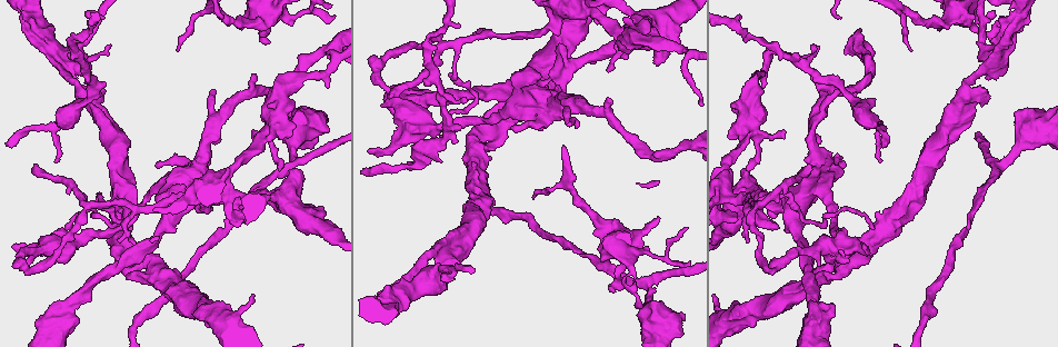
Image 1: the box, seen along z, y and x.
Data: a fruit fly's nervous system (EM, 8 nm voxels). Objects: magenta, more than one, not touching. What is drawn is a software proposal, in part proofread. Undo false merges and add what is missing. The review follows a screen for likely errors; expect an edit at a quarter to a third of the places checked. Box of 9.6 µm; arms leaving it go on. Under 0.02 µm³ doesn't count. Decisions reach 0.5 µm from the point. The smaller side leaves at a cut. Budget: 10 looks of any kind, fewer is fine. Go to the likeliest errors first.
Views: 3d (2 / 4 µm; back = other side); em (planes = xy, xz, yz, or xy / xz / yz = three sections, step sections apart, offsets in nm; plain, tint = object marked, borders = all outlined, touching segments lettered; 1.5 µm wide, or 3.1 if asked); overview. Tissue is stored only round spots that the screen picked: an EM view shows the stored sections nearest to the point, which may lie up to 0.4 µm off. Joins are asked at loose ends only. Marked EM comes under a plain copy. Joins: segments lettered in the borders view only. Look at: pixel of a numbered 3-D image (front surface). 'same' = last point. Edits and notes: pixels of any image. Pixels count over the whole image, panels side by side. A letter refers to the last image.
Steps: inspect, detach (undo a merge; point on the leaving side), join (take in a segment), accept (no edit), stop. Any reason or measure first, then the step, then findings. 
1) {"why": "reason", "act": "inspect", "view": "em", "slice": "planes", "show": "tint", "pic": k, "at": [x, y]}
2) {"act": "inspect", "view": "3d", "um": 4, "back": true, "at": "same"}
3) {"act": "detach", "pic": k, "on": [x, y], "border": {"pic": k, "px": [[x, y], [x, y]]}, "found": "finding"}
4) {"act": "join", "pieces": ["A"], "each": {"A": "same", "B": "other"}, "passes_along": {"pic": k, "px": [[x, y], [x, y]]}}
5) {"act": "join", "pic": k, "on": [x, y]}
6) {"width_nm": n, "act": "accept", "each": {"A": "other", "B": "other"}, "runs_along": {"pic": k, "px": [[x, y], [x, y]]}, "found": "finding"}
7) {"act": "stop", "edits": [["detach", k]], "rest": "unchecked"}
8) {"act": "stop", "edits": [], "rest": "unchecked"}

{"why": "sharp bend", "act": "inspect", "view": "em", "slice": "xy", "step": 8, "show": "tint", "pic": 1, "at": [1006, 163]}

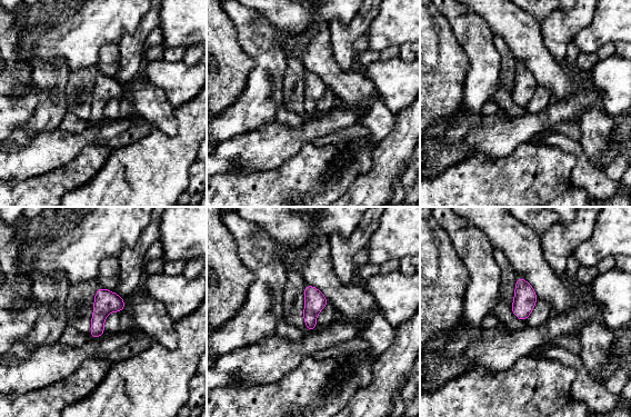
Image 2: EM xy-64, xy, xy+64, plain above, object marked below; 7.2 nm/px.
{"why": "cut it another way", "act": "inspect", "view": "em", "slice": "planes", "show": "borders", "at": "same"}

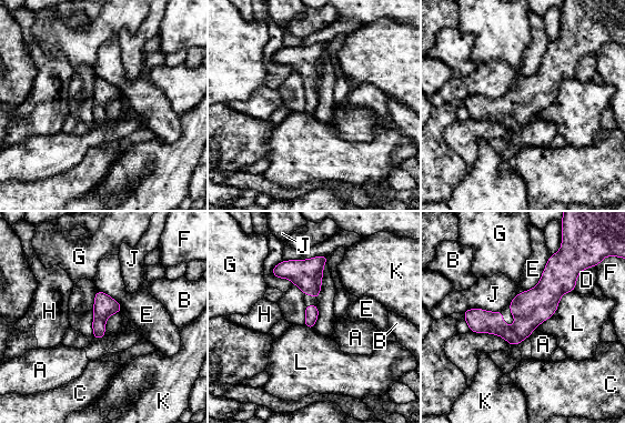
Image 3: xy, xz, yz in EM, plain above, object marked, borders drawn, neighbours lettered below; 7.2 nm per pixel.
{"width_nm": 100, "act": "accept", "each": {"A": "other", "B": "other", "C": "other", "D": "other", "E": "other", "F": "other", "G": "other", "H": "other", "J": "other", "K": "other", "L": "other"}, "runs_along": {"pic": 3, "px": [[562, 261], [514, 329], [472, 328]]}, "found": "one neuron here"}

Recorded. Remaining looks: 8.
{"why": "calibre changes", "act": "inspect", "view": "em", "slice": "xy", "step": 4, "show": "borders", "pic": 1, "at": [72, 301]}

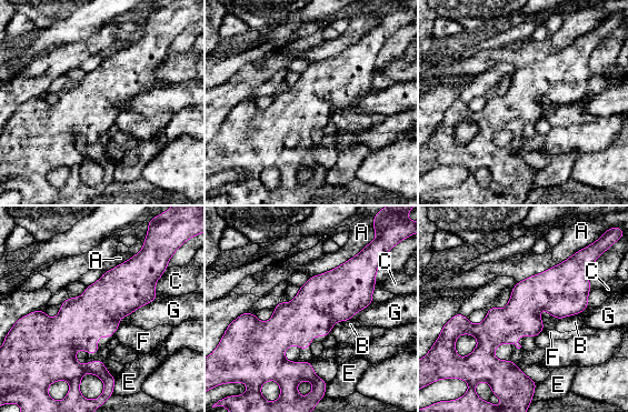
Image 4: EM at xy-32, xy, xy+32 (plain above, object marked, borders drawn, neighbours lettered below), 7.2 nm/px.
{"why": "another direction", "act": "inspect", "view": "em", "slice": "planes", "show": "borders", "at": "same"}

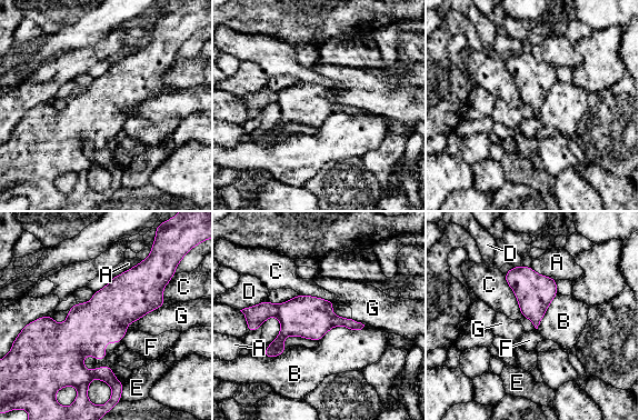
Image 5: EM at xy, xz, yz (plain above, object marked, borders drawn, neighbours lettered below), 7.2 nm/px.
{"act": "accept", "each": {"A": "other", "B": "other", "C": "other", "D": "other", "E": "other", "F": "other", "G": "other"}, "runs_along": {"pic": 5, "px": [[159, 290], [86, 330], [33, 330]]}, "found": "all the same neuron"}

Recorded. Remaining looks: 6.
{"why": "end of a long branch", "act": "inspect", "view": "em", "slice": "yz", "step": 8, "show": "borders", "pic": 1, "at": [392, 96]}

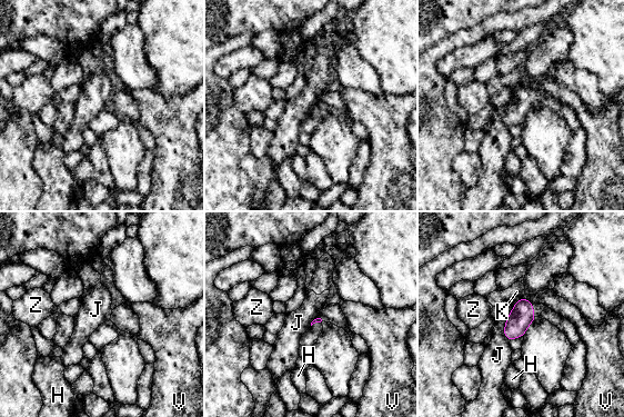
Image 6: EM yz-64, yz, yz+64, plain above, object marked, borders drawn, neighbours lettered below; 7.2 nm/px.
{"act": "inspect", "view": "em", "slice": "xz", "step": 8, "show": "borders", "at": "same"}

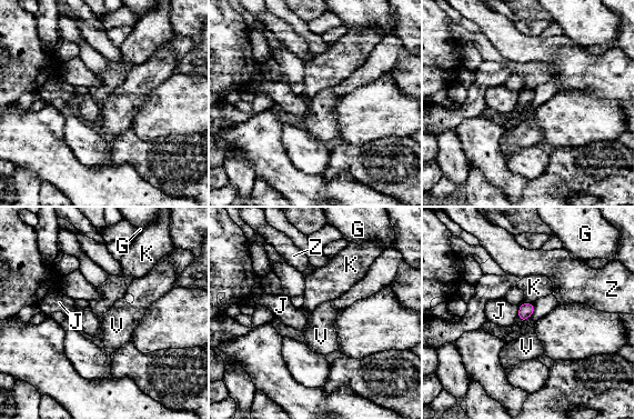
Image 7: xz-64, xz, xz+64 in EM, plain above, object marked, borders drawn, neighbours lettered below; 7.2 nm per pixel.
{"longest_contact_nm": ["J", 110], "act": "accept", "each": {"G": "other", "J": "other", "K": "other", "V": "other", "Z": "other"}, "border": {"pic": 7, "px": [[517, 307], [517, 319], [520, 321]]}, "found": "no lettered segment goes on from it"}

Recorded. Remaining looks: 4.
{"why": "calibre changes", "act": "inspect", "view": "3d", "um": 4, "back": true, "pic": 1, "at": [752, 83]}

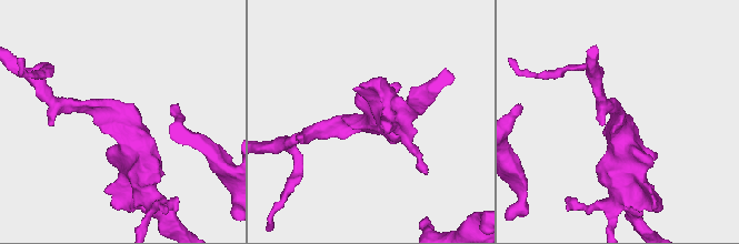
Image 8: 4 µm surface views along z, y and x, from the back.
{"why": "need the tissue", "act": "inspect", "view": "em", "slice": "planes", "show": "tint", "pic": 8, "at": [105, 118]}

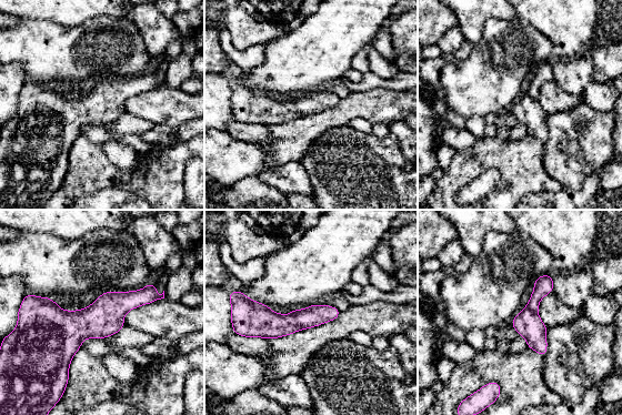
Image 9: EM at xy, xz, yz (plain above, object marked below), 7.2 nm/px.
{"why": "see the neighbours", "act": "inspect", "view": "em", "slice": "planes", "show": "borders", "at": "same"}

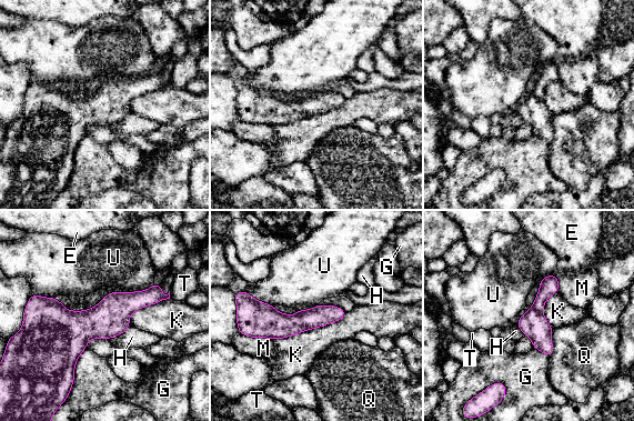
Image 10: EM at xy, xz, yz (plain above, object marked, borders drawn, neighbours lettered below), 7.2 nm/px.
{"longest_contact_nm": ["K", 550], "act": "accept", "each": {"E": "other", "G": "other", "H": "other", "K": "other", "M": "other", "Q": "other", "T": "other", "U": "other"}, "border": {"pic": 10, "px": [[346, 312], [341, 319], [273, 340]]}, "found": "continuous, no second neuron"}

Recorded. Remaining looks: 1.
{"act": "stop", "edits": [], "rest": "unchecked"}

